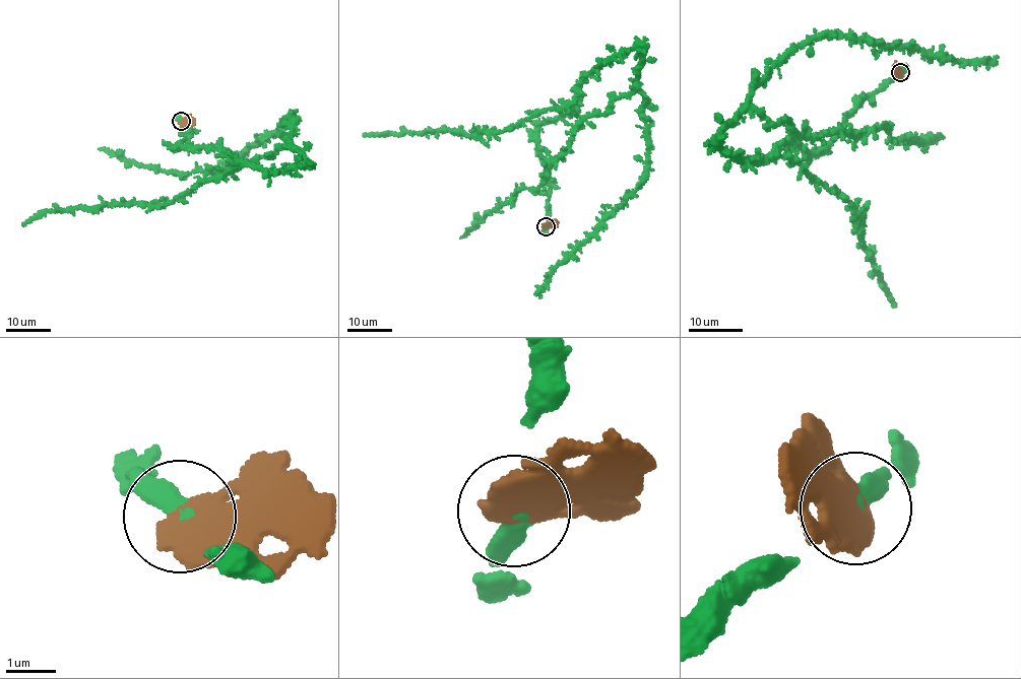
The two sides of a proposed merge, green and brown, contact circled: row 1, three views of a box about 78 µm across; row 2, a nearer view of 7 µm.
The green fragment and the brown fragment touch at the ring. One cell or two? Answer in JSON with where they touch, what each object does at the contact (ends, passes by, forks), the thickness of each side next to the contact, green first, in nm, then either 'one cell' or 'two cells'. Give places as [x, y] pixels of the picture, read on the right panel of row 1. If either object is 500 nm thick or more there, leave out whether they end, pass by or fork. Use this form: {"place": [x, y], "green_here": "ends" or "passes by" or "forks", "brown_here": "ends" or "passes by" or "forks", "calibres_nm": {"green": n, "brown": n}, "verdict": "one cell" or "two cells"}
{"place": [900, 72], "calibres_nm": {"green": 320, "brown": 550}, "verdict": "two cells"}

